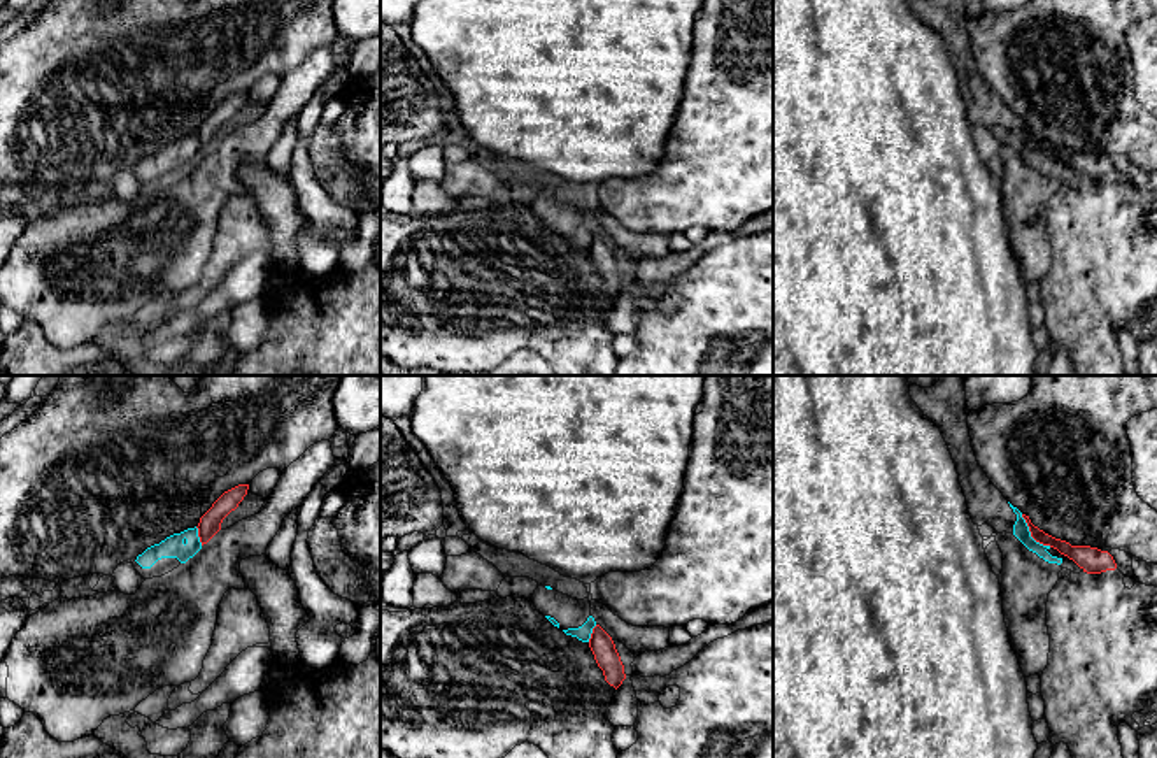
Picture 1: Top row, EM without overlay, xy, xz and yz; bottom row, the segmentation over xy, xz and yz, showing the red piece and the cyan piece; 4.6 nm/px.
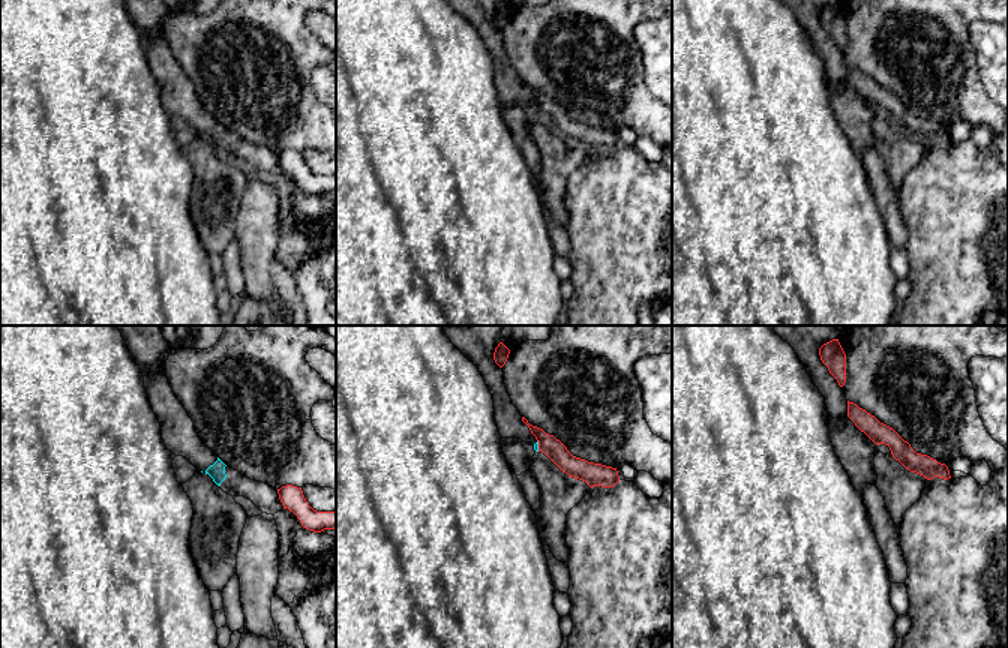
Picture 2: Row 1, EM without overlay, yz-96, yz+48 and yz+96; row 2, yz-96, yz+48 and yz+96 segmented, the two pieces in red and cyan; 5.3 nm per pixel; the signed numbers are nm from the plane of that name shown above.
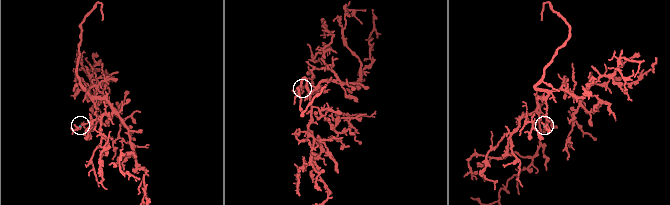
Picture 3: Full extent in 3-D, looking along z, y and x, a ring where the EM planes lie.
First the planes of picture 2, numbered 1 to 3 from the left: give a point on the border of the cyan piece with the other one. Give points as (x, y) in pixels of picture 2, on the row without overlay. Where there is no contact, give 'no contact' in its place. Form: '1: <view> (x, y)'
1: no contact
2: yz+48 (539, 110)
3: no contact

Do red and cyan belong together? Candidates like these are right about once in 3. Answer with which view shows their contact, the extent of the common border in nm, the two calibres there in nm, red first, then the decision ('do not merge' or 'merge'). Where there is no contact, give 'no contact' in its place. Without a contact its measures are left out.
contact in yz; length 200 nm; calibres 100 and 80 nm; do not merge

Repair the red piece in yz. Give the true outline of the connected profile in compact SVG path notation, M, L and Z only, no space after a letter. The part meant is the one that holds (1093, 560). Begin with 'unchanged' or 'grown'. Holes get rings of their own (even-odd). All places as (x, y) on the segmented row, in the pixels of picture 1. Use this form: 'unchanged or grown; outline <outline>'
unchanged; outline M1022 514L1022 518L1026 519L1031 537L1036 542L1057 549L1061 554L1073 560L1083 572L1101 574L1101 572L1117 568L1117 563L1108 551L1101 551L1090 546L1071 546L1069 542L1055 539L1045 533L1043 530L1040 530L1038 526L1034 526L1029 516Z

